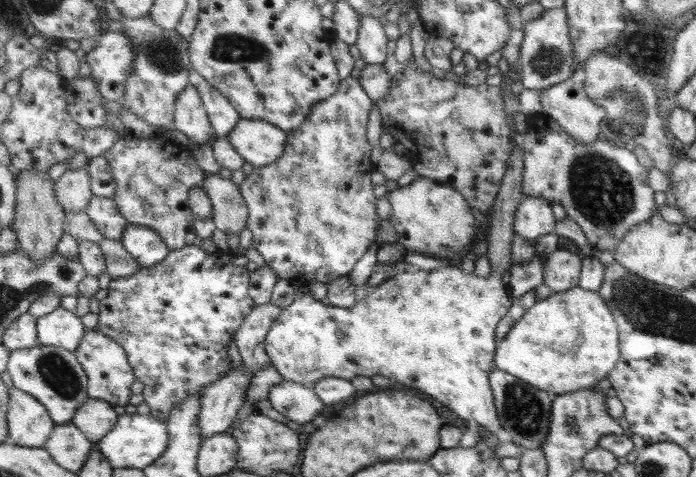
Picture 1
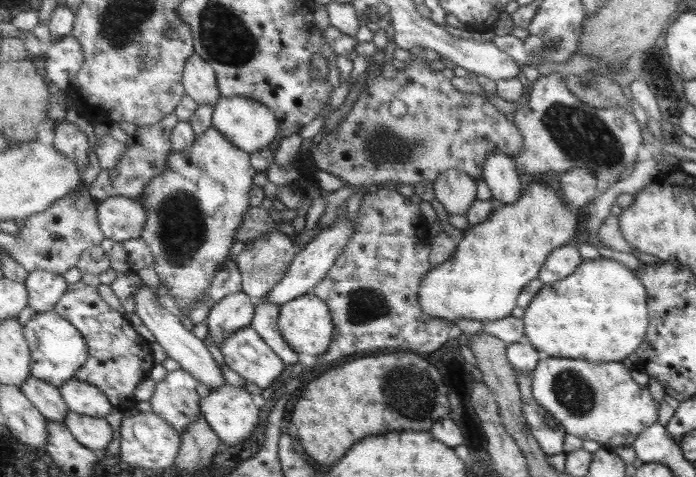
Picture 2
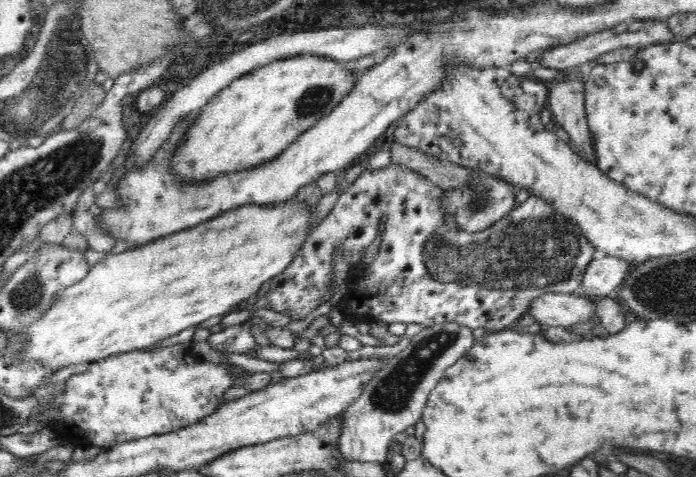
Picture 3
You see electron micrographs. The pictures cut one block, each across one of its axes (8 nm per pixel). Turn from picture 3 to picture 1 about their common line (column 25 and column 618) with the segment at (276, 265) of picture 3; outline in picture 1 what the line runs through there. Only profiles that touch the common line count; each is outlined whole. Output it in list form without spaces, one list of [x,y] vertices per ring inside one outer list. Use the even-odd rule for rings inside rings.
[[[573,287],[535,302],[498,344],[495,368],[538,390],[563,395],[592,389],[619,359],[614,315],[598,292]]]

